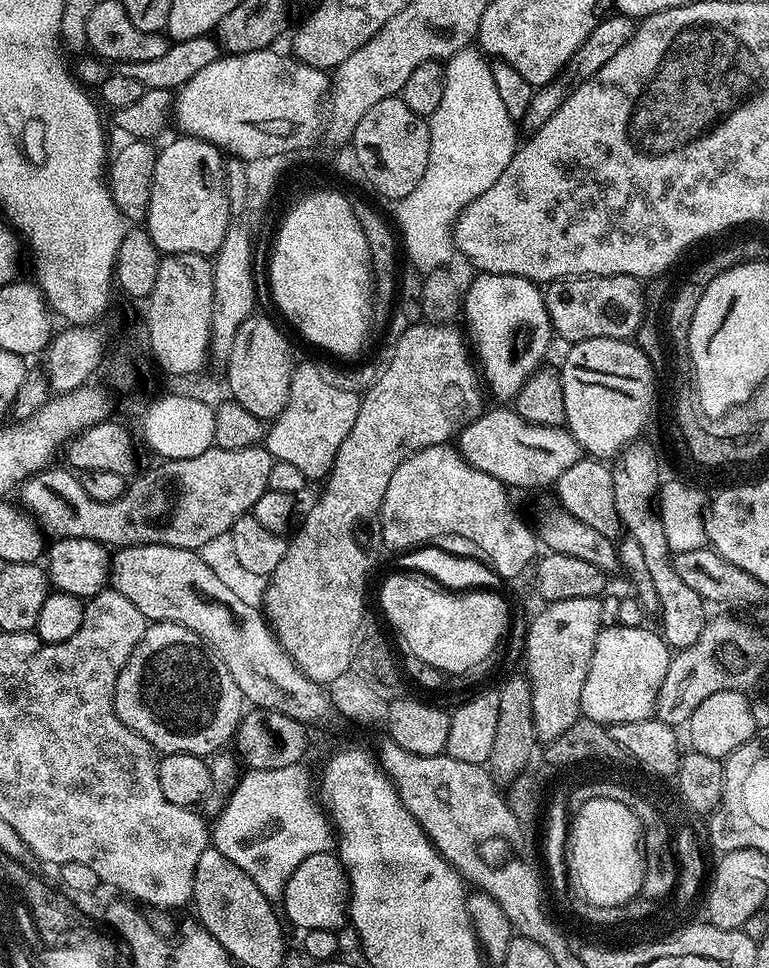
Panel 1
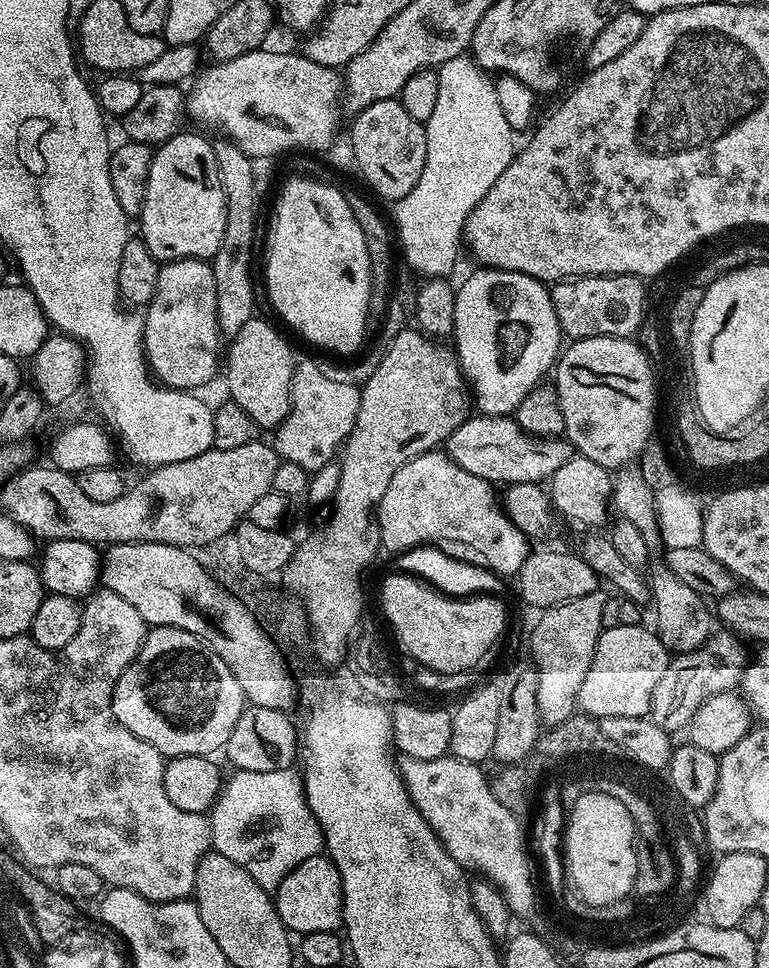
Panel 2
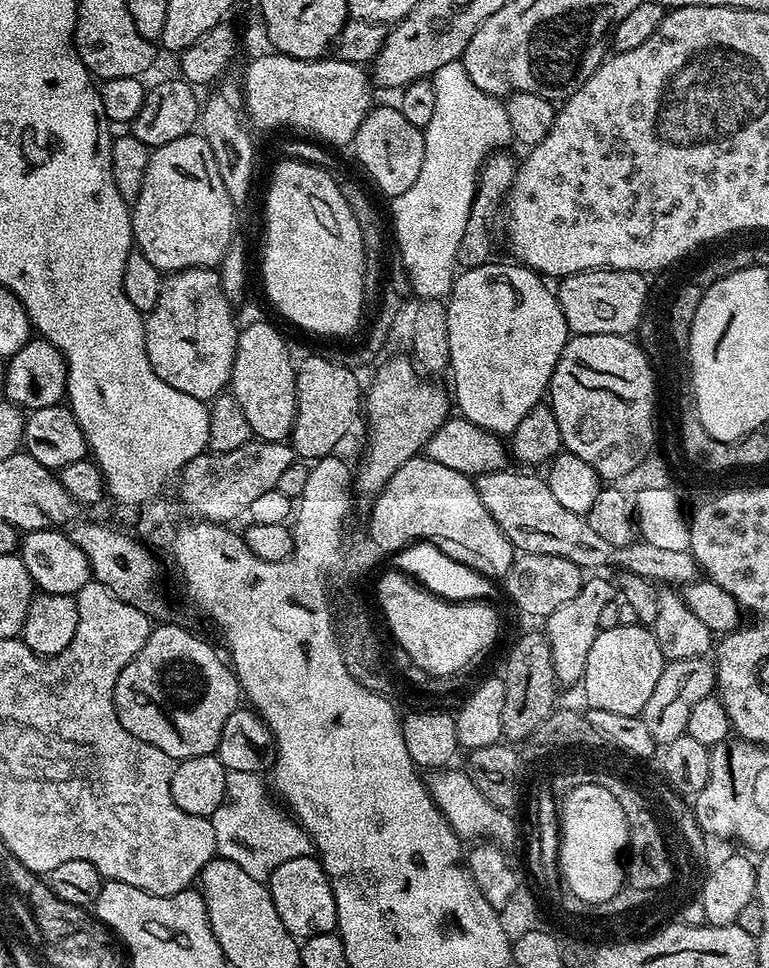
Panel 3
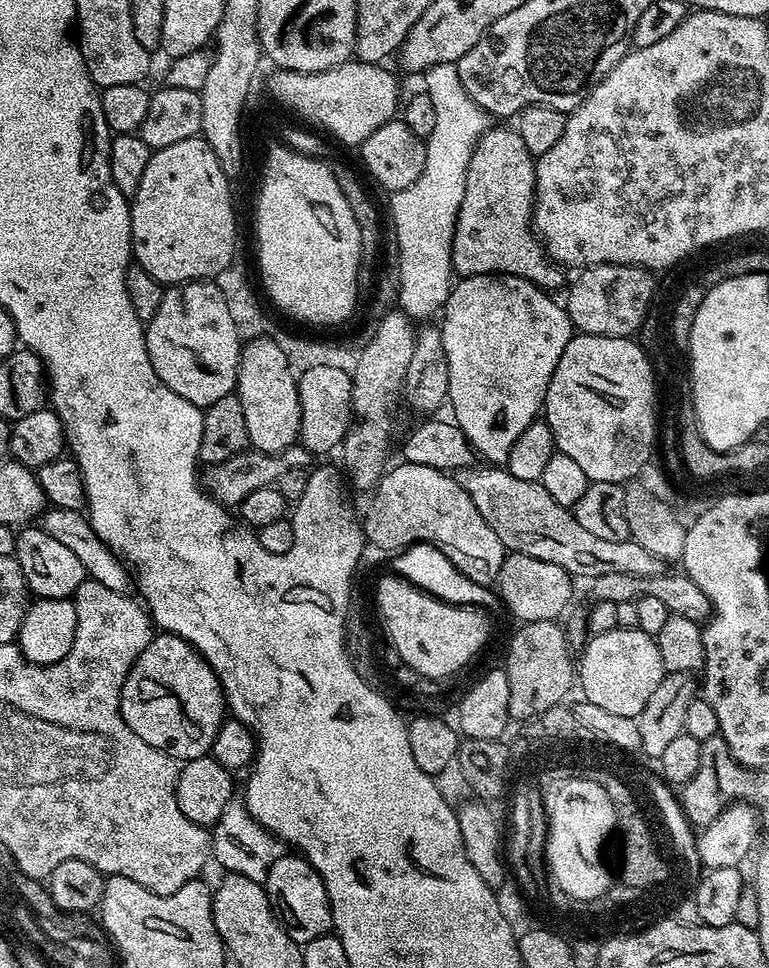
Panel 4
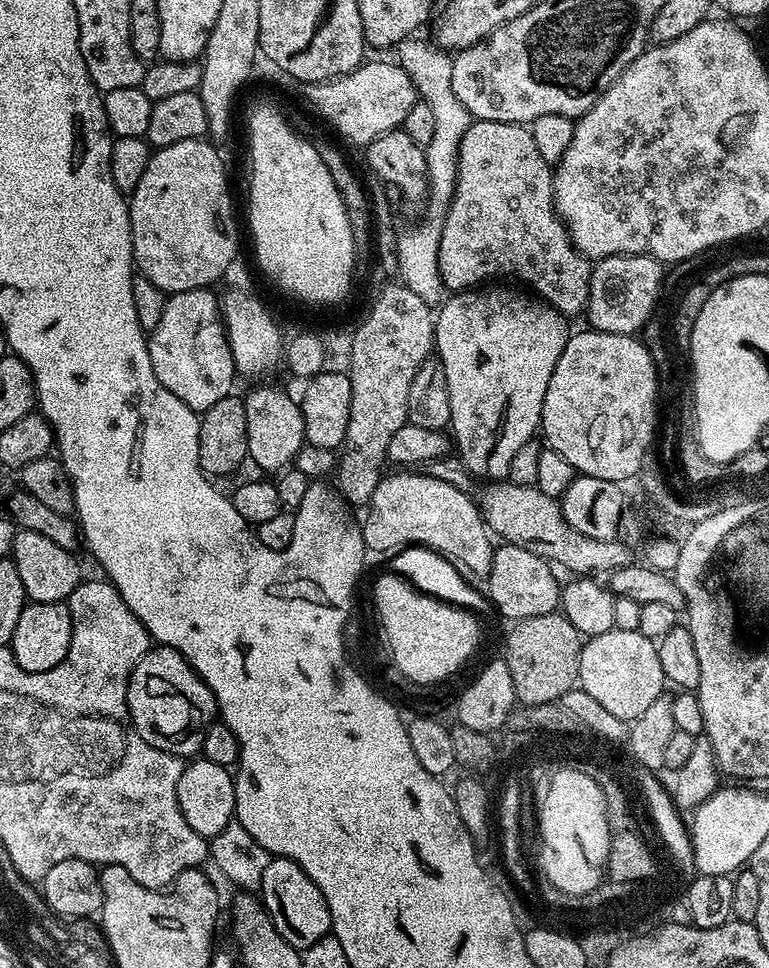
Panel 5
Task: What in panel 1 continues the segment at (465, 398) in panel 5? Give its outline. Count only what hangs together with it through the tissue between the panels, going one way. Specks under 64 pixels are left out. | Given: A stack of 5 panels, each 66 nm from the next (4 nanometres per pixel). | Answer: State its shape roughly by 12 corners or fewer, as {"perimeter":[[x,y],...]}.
{"perimeter":[[485,272],[462,320],[490,392],[511,401],[554,340],[543,291]]}

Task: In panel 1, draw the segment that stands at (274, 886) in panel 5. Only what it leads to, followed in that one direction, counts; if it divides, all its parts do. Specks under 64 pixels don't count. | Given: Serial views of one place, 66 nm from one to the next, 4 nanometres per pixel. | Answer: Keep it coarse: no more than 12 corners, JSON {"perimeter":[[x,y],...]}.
{"perimeter":[[332,852],[311,854],[282,897],[299,930],[340,930],[348,873]]}

